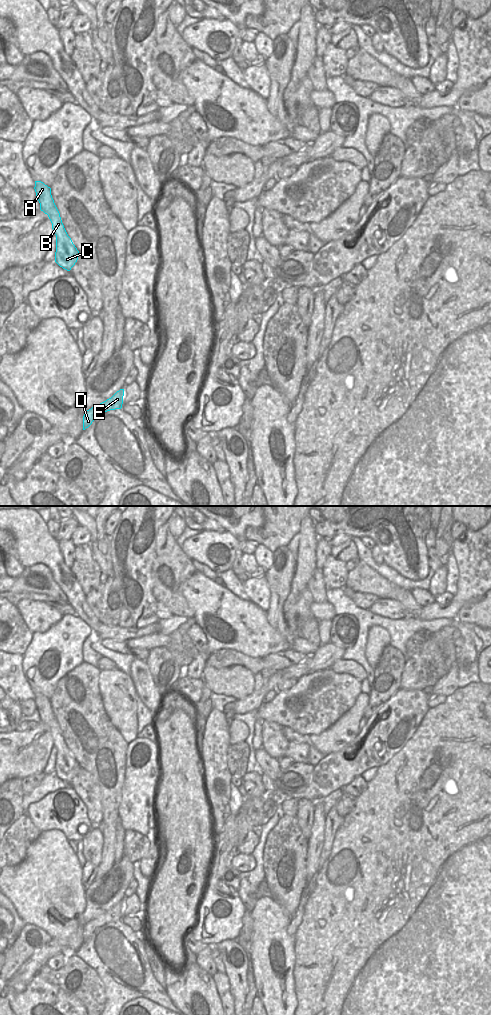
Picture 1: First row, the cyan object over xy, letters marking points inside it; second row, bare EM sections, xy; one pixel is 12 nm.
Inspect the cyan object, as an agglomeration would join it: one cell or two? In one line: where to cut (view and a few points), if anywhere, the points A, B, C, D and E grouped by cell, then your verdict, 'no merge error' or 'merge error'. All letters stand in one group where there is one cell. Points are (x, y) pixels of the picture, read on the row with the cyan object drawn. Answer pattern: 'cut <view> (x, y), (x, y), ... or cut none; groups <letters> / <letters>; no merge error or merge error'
cut xy (103, 404), (91, 409); groups A B C / D E; merge error

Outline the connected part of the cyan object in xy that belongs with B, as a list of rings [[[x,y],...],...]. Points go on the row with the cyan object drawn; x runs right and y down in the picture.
[[[35,181],[34,189],[40,203],[40,210],[48,215],[56,235],[55,262],[63,269],[70,271],[77,262],[80,253],[64,228],[60,213],[51,195],[51,188],[41,181]]]

